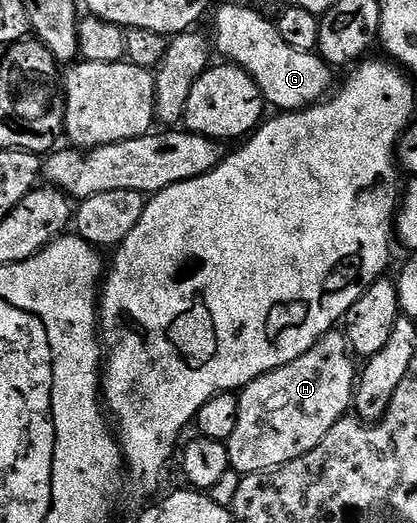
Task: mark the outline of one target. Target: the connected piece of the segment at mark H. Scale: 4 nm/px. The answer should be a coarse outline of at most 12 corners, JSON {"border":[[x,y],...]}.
{"border":[[344,332],[240,390],[230,470],[268,473],[350,412]]}

